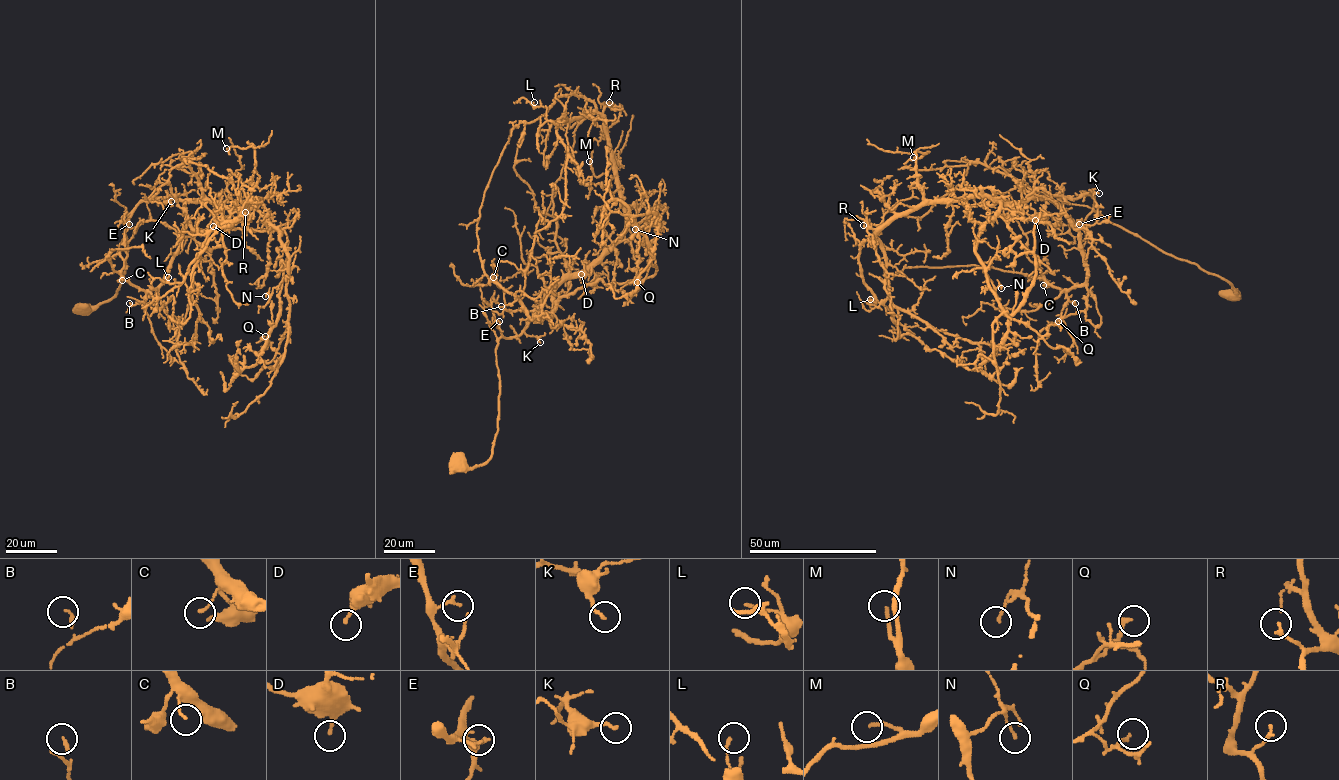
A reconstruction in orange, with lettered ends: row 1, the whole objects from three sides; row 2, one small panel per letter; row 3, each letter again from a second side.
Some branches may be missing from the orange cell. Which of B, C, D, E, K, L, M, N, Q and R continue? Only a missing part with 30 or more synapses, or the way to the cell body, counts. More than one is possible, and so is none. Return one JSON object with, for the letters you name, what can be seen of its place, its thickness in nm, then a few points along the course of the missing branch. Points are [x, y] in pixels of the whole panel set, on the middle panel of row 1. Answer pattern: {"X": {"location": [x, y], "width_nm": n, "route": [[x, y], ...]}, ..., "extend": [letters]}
{"Q": {"location": [637, 282], "width_nm": 170}, "extend": ["Q"]}

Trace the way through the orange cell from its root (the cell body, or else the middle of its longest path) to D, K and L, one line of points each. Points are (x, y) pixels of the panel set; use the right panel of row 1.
D: (1230, 294), (1236, 289), (1224, 279), (1107, 221), (1088, 194), (1036, 195), (1026, 203), (1035, 220)
K: (1230, 294), (1236, 289), (1224, 279), (1162, 252), (1097, 214), (1088, 193), (1099, 193)
L: (1230, 294), (1224, 279), (1107, 221), (1084, 194), (963, 196), (896, 213), (860, 246), (870, 299)

